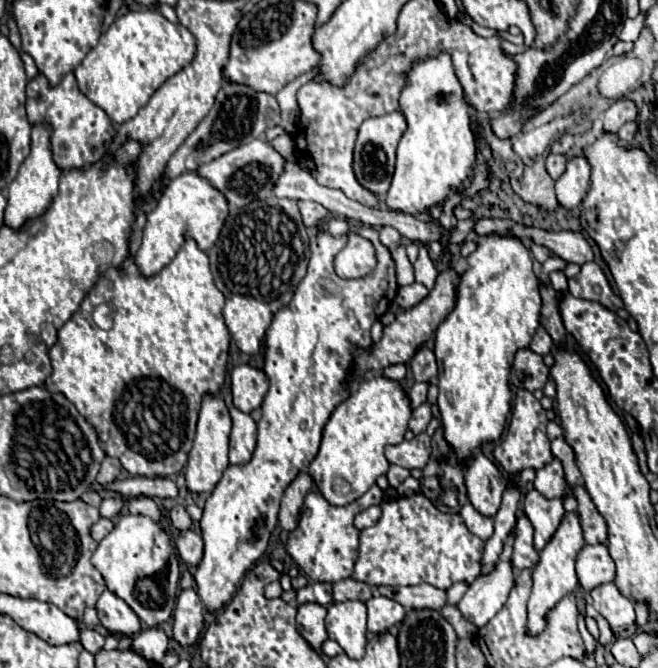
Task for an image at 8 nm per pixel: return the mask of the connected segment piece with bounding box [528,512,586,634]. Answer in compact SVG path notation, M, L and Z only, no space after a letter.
M566 512L558 530L540 552L540 564L534 568L534 588L528 600L528 632L530 634L540 634L546 626L546 612L554 608L566 594L570 594L576 588L578 584L576 558L578 558L578 552L584 548L584 544L586 540L582 536L578 512Z

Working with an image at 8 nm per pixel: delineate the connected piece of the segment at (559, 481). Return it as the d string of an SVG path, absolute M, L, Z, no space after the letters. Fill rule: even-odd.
M554 458L550 464L546 464L546 468L540 468L540 470L536 472L534 488L536 488L538 492L542 492L546 498L564 496L566 480L564 480L562 462L560 462L558 458Z

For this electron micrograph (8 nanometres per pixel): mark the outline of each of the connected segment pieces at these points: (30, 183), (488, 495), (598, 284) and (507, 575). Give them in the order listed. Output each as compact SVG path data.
M38 124L32 128L32 152L22 162L16 180L8 188L4 224L10 224L10 228L22 228L26 220L34 220L34 216L42 216L42 212L46 212L46 204L50 204L50 200L54 200L54 196L58 194L58 178L60 178L60 170L54 164L52 150L50 150L50 126Z
M478 452L466 470L466 488L472 506L480 514L492 518L500 508L500 498L506 490L506 482L502 482L502 472L498 466L482 452Z
M596 262L582 264L580 274L574 276L574 278L568 278L568 290L576 298L600 302L604 308L608 308L612 312L622 308L620 296L616 296L612 292L606 274L602 272L602 268Z
M514 530L506 538L502 552L498 556L498 564L488 574L480 574L474 584L468 586L466 594L458 602L458 608L466 620L470 620L476 630L482 628L506 602L510 588L514 586L516 572L510 564L514 544Z

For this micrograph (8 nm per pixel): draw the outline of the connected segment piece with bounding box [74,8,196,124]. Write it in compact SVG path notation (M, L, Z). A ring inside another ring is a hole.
M136 10L120 16L108 32L98 40L98 46L88 52L82 64L74 70L80 92L100 106L114 124L122 124L138 114L170 76L188 66L196 54L196 38L182 24L170 24L156 10Z

